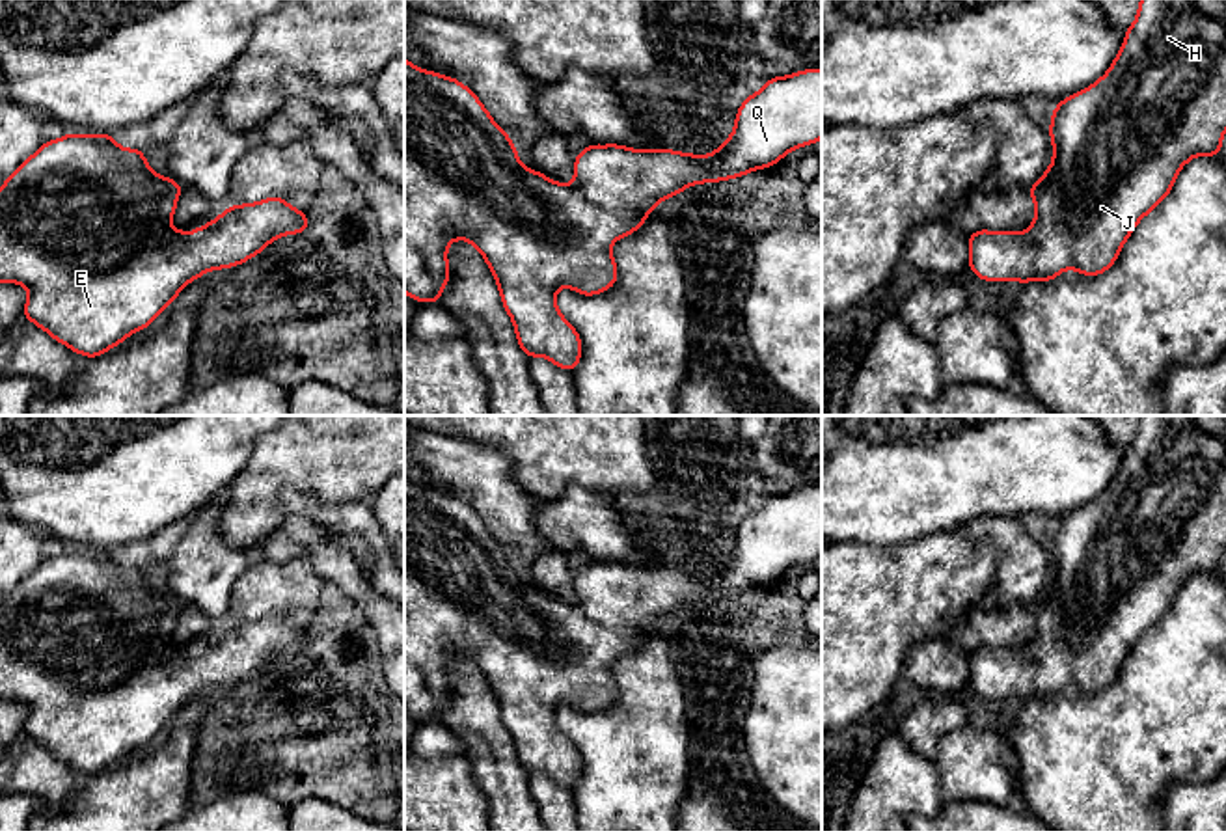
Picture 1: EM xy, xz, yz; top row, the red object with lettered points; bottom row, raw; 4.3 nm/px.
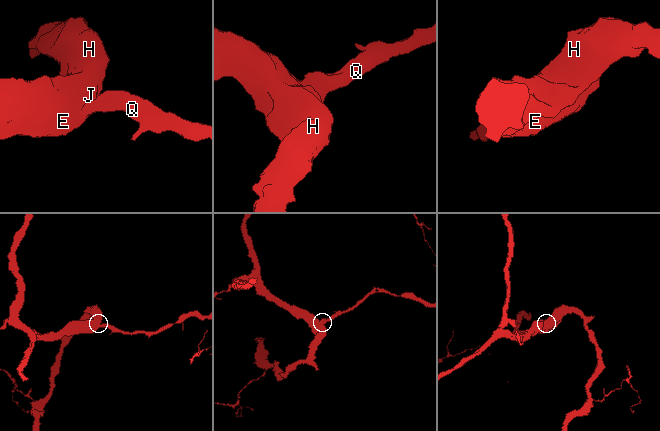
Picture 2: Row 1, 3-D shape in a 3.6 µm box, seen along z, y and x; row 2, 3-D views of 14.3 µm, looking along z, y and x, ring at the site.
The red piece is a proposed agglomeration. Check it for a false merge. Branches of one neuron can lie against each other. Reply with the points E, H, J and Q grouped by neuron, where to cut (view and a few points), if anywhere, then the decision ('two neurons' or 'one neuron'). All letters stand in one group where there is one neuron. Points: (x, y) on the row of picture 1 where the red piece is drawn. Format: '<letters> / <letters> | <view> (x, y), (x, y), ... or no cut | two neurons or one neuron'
E H J Q | no cut | one neuron

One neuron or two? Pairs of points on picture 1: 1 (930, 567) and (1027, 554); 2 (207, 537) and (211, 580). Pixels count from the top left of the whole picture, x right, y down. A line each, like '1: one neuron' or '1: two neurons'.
1: two neurons
2: one neuron

